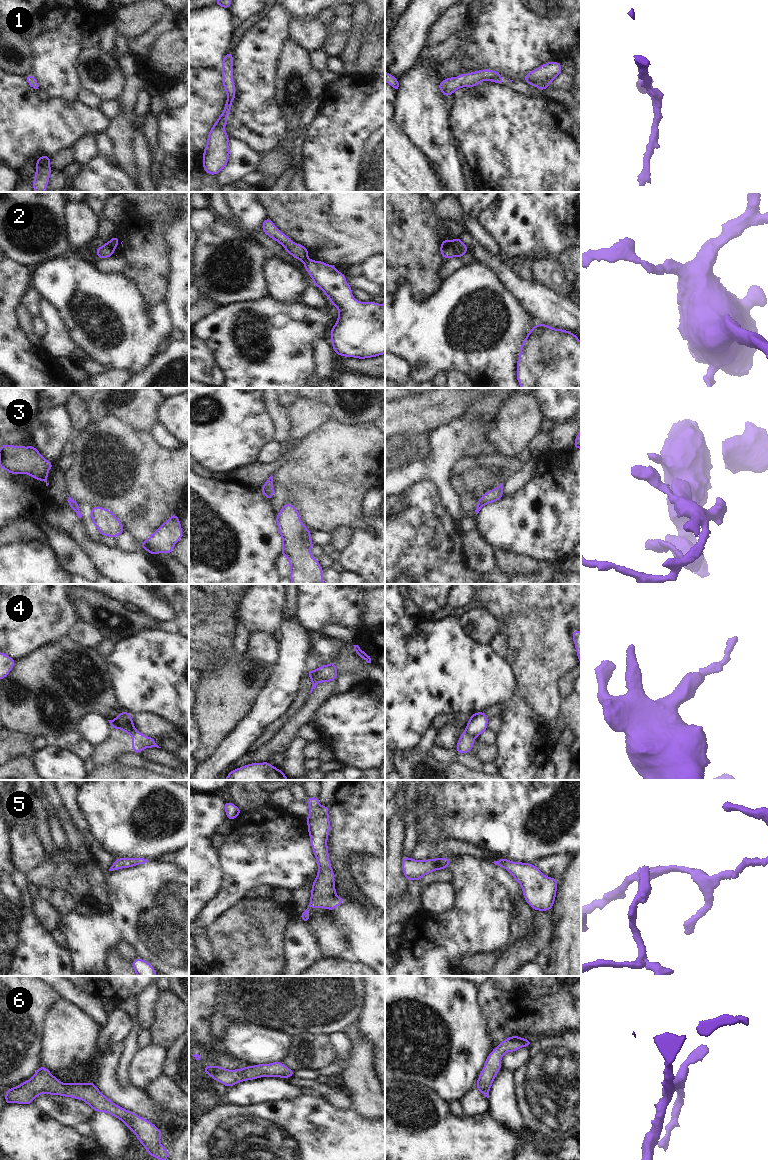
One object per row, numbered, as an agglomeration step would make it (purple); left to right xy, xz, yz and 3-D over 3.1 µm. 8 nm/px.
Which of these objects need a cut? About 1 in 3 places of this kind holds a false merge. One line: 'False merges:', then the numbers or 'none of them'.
False merges: 2, 4.

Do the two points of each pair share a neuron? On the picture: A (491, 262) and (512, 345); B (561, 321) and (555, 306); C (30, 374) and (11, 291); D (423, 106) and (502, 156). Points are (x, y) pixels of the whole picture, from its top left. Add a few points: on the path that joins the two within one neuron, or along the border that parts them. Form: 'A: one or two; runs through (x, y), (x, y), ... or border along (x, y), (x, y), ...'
A: two; border along (476, 261), (488, 267), (508, 291)
B: one; runs through (561, 317), (556, 310)
C: one; runs through (10, 353), (10, 312)
D: two; border along (448, 115), (452, 137)

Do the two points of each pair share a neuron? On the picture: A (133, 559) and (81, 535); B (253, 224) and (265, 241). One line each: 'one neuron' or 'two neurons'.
A: one neuron
B: two neurons

